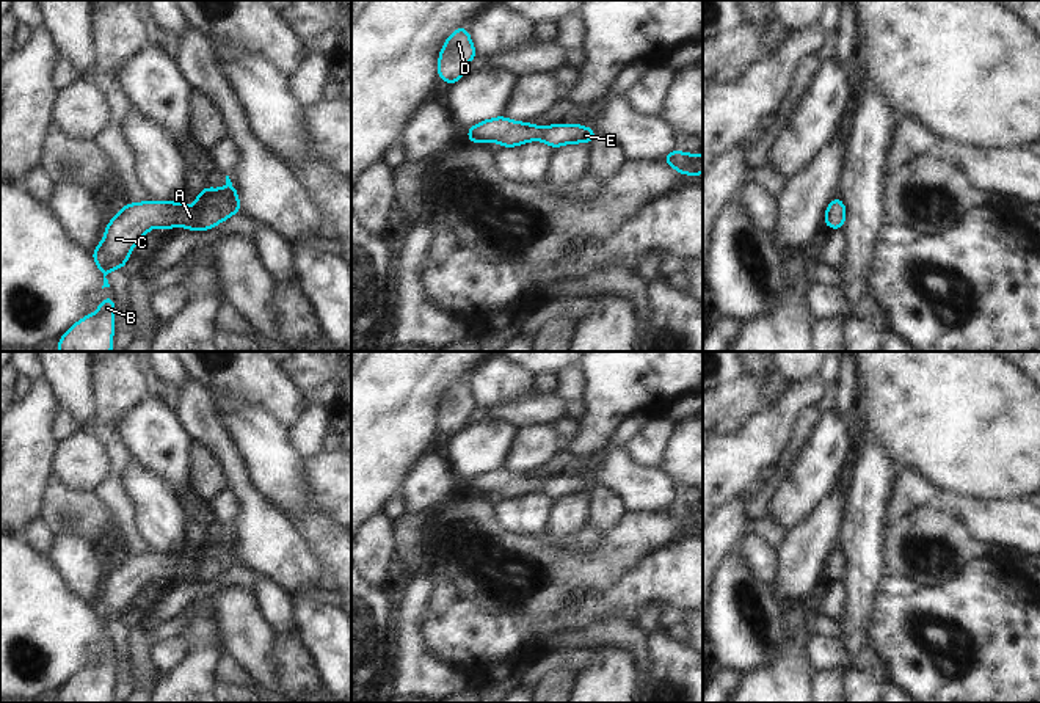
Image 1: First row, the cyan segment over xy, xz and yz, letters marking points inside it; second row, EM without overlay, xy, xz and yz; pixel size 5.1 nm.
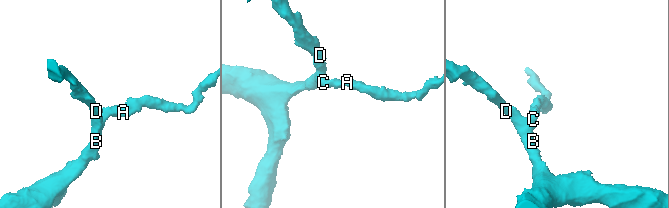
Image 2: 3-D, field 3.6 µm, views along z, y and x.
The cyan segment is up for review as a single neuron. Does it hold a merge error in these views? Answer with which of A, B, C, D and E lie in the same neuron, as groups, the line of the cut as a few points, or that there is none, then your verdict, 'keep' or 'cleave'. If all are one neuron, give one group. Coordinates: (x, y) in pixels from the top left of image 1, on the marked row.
A B C D E | no cut | keep

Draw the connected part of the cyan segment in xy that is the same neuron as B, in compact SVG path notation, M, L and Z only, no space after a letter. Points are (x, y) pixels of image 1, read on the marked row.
M108 293L94 314L82 317L60 337L58 352L111 352L113 334L115 301Z

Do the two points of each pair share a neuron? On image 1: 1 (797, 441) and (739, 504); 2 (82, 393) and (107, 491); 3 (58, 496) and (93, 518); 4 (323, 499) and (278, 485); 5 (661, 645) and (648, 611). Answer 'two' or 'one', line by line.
1: two
2: two
3: one
4: two
5: two

